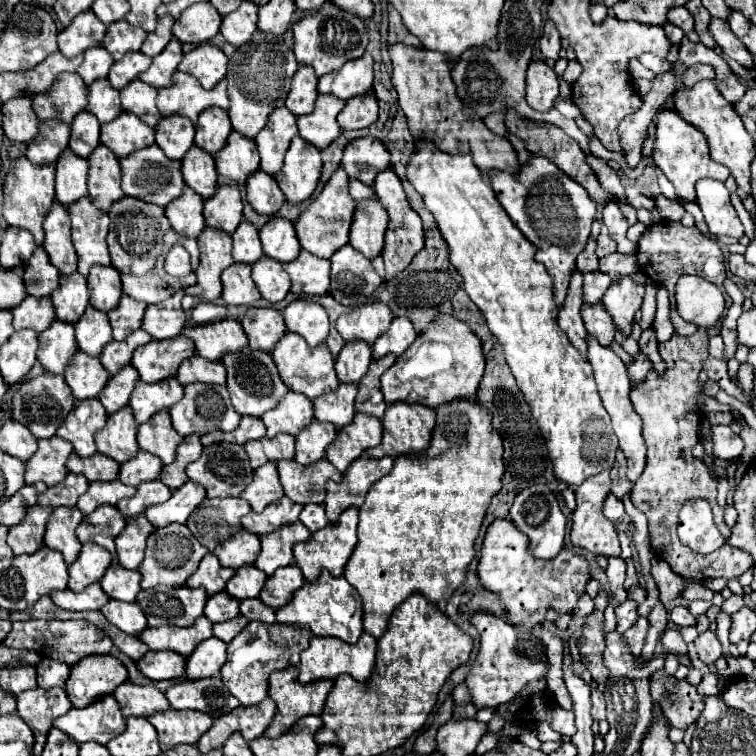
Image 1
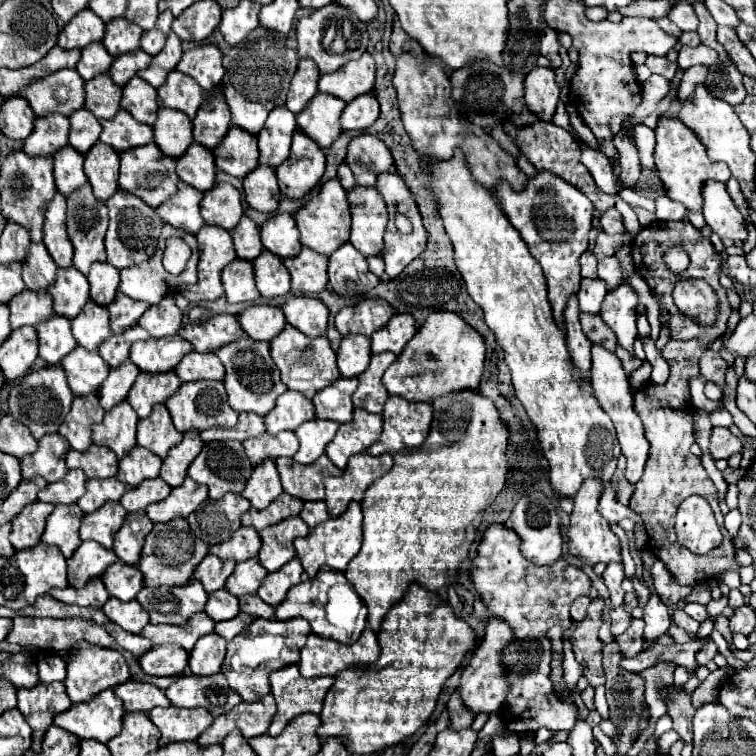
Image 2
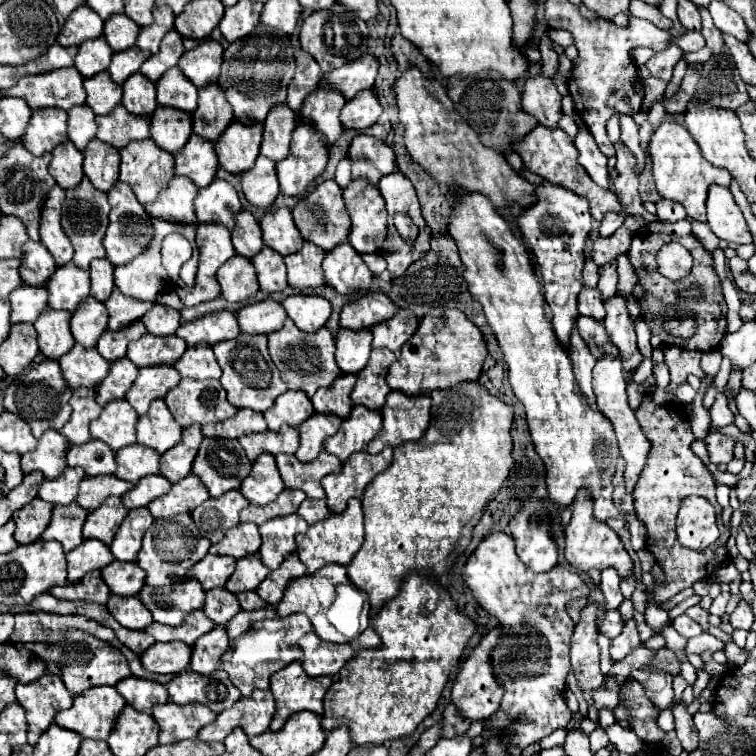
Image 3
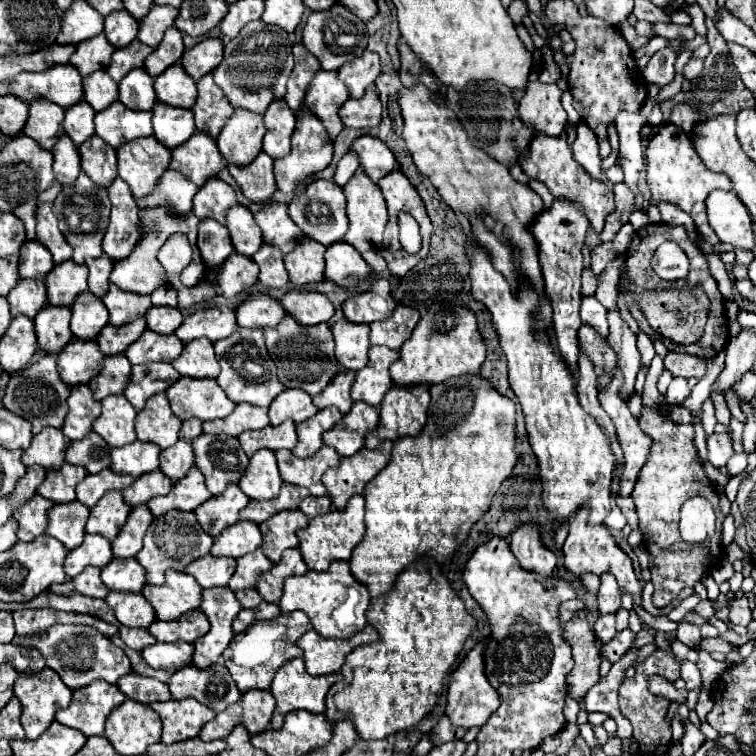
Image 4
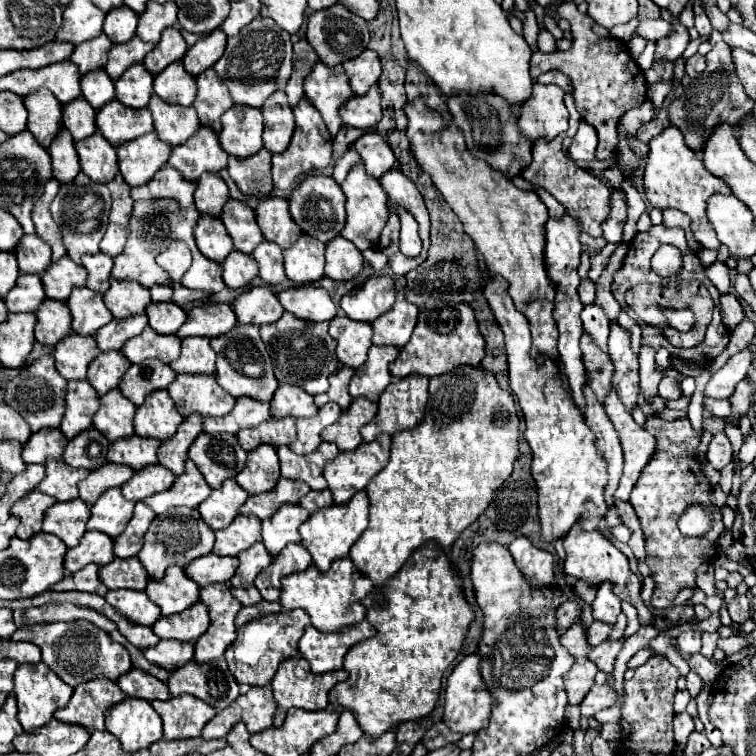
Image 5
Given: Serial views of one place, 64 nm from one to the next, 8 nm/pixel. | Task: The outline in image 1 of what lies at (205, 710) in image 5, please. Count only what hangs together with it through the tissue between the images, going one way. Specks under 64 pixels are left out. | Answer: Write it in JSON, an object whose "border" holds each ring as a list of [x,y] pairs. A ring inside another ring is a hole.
{"border":[[[168,710],[148,716],[150,724],[158,730],[162,752],[176,744],[196,744],[198,738],[212,726],[212,718],[196,710]]]}

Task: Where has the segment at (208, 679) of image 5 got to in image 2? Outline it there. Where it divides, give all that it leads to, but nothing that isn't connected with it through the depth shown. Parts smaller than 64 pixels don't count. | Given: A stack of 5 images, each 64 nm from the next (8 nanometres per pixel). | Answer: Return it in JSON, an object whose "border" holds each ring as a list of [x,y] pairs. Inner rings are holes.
{"border":[[[222,672],[212,676],[182,674],[166,688],[166,696],[174,706],[180,708],[202,706],[208,712],[212,712],[212,716],[220,716],[242,702],[240,696],[232,692]]]}

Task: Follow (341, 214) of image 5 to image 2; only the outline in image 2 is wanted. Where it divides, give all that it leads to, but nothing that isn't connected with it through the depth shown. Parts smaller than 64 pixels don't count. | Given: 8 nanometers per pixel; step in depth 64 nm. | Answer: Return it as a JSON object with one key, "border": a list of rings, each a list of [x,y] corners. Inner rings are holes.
{"border":[[[338,178],[324,182],[320,186],[320,192],[310,196],[310,200],[294,214],[294,220],[300,232],[300,242],[320,254],[328,256],[336,248],[346,244],[350,236],[350,206],[346,202],[346,190],[340,186]]]}

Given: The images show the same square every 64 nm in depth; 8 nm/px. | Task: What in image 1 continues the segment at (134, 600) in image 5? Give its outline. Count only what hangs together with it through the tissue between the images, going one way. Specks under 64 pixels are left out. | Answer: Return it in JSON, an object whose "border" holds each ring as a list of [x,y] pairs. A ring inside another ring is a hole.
{"border":[[[108,600],[100,612],[110,620],[110,624],[118,626],[126,634],[138,636],[146,628],[146,616],[140,612],[140,604],[136,602],[124,604],[118,600]]]}

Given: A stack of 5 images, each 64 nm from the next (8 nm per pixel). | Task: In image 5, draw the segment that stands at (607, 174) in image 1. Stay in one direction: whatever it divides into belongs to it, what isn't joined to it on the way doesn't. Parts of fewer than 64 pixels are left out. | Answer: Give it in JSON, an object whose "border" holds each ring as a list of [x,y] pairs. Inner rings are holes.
{"border":[[[582,120],[570,144],[570,156],[578,160],[594,160],[596,158],[594,152],[596,152],[596,130]]]}

